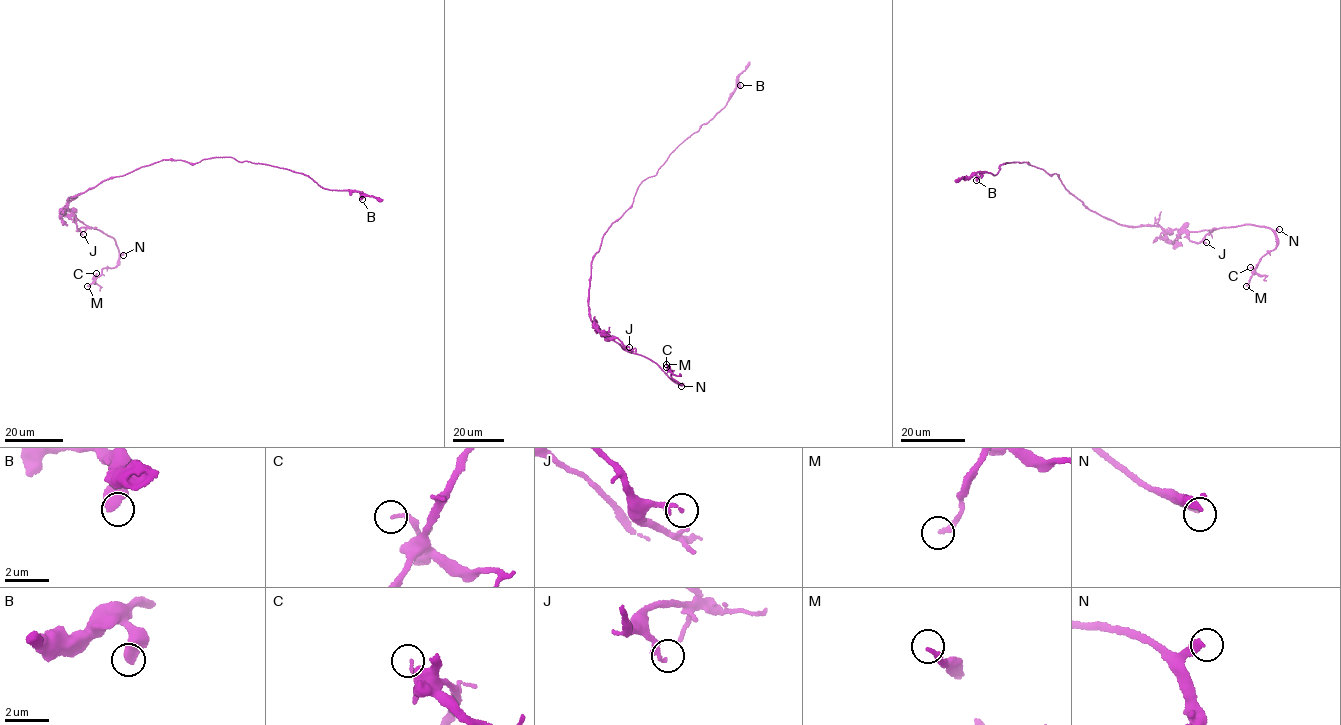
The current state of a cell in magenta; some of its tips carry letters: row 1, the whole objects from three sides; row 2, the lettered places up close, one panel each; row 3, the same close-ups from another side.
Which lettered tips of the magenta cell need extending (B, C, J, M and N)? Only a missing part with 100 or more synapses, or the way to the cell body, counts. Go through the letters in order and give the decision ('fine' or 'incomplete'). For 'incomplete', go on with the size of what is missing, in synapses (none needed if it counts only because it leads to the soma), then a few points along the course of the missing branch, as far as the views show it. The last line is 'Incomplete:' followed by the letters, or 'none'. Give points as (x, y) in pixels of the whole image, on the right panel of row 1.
B: fine
C: fine
J: fine
M: fine
N: incomplete
Incomplete: N

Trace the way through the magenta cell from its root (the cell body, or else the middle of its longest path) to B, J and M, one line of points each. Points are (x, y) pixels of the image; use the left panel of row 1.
B: (132, 171), (163, 160), (194, 163), (230, 157), (302, 173), (327, 189), (358, 191), (362, 199)
J: (132, 171), (110, 178), (67, 198), (66, 207), (83, 234)
M: (132, 171), (66, 200), (66, 207), (78, 219), (112, 237), (118, 247), (117, 264), (104, 267), (87, 286)

